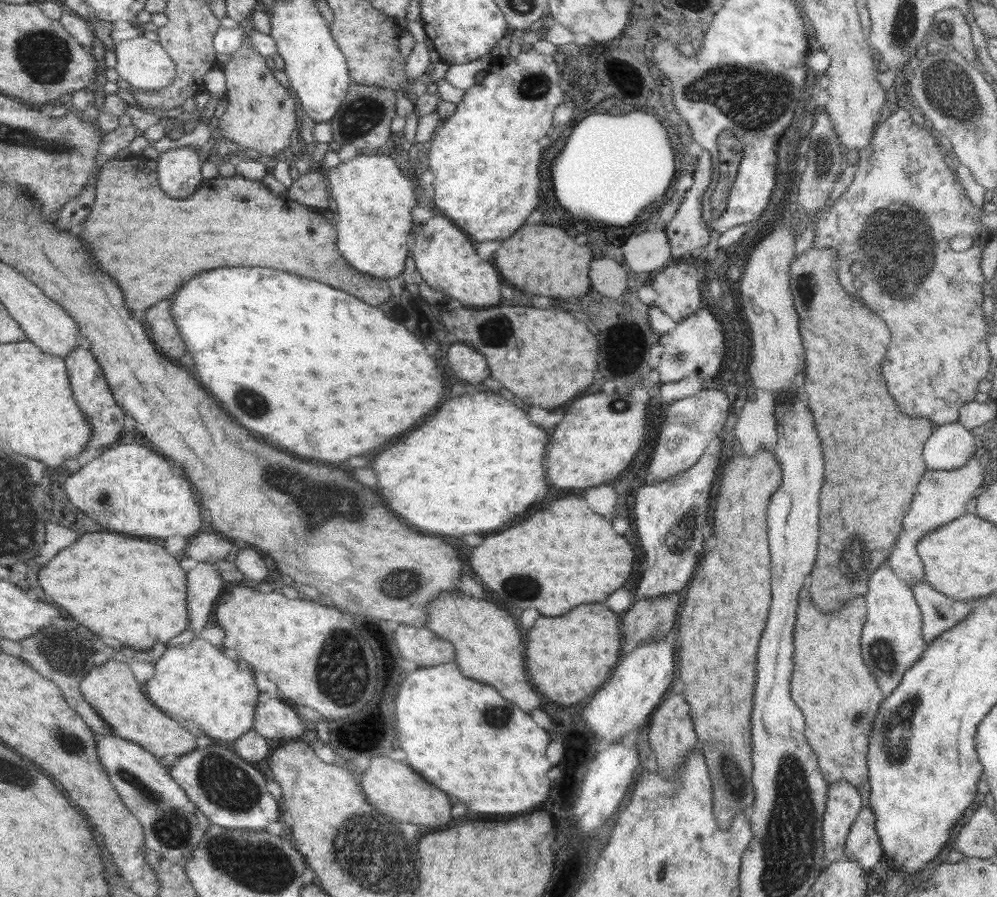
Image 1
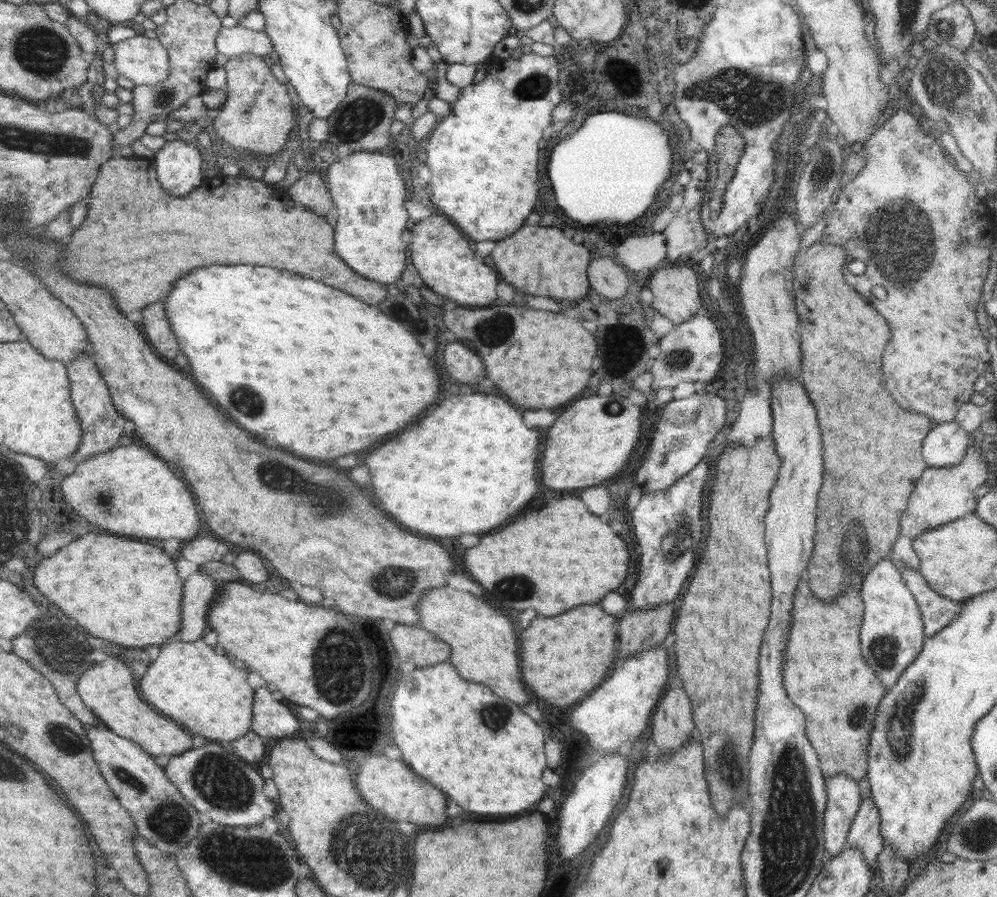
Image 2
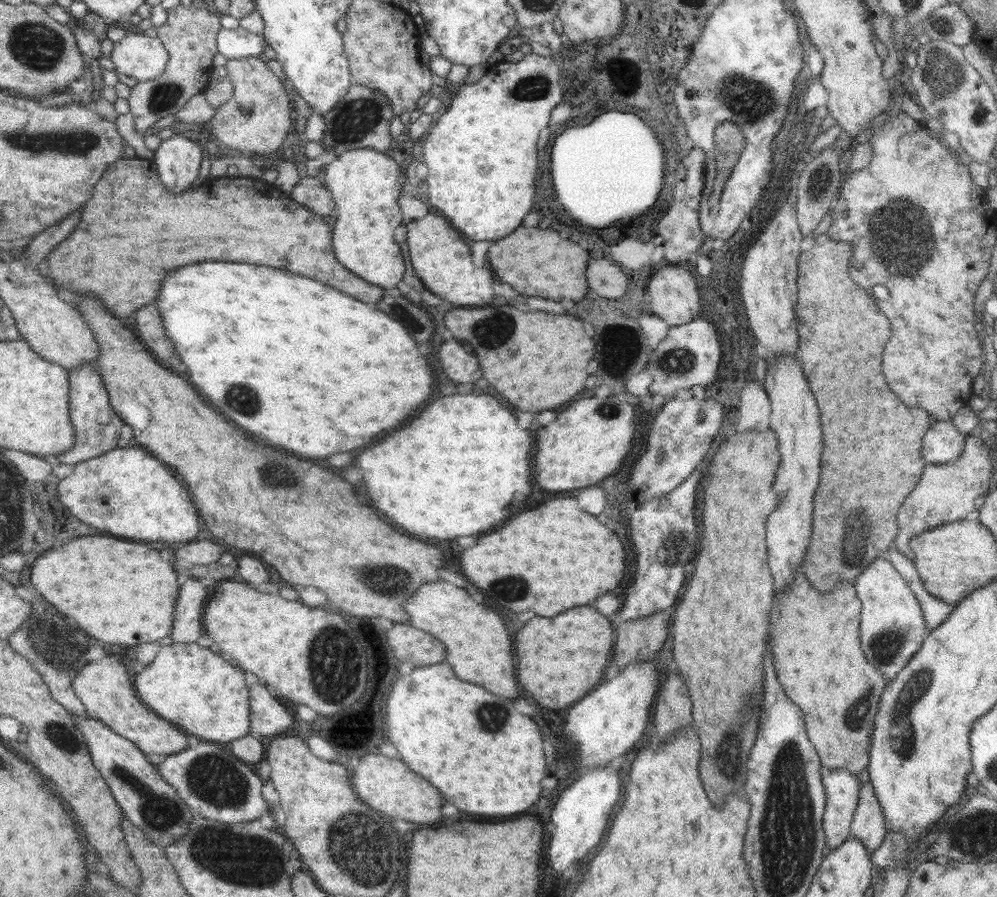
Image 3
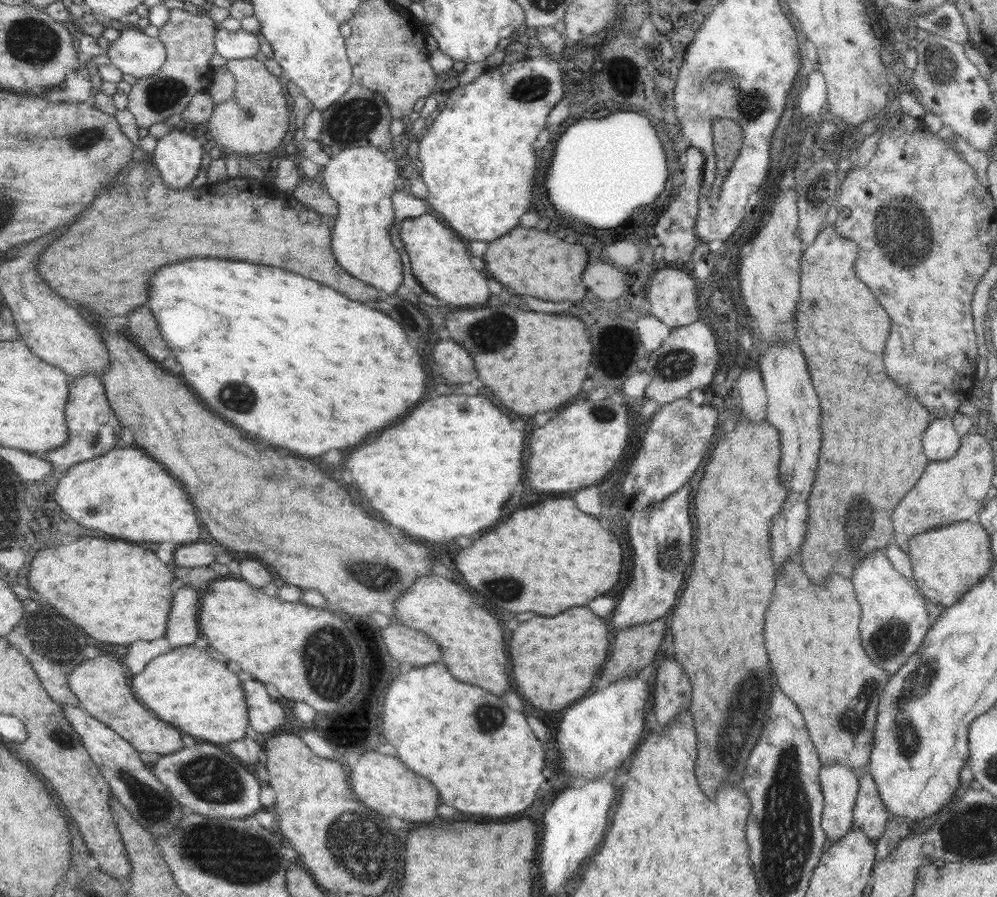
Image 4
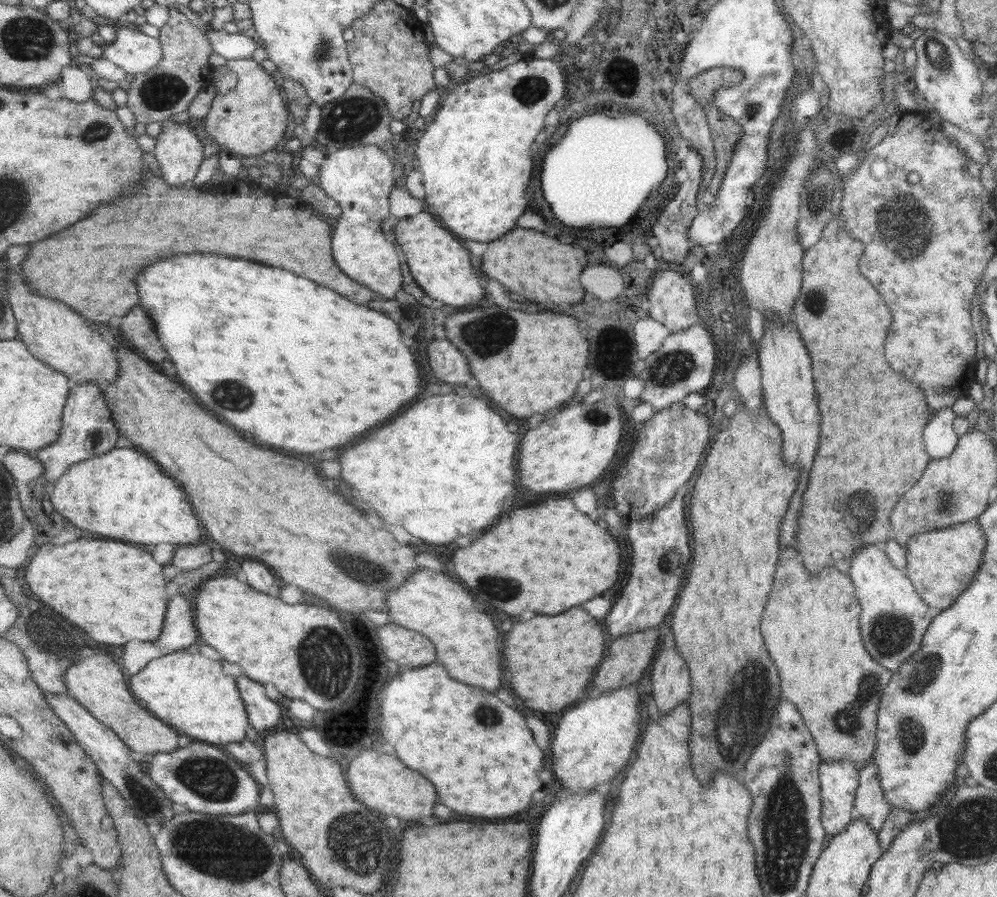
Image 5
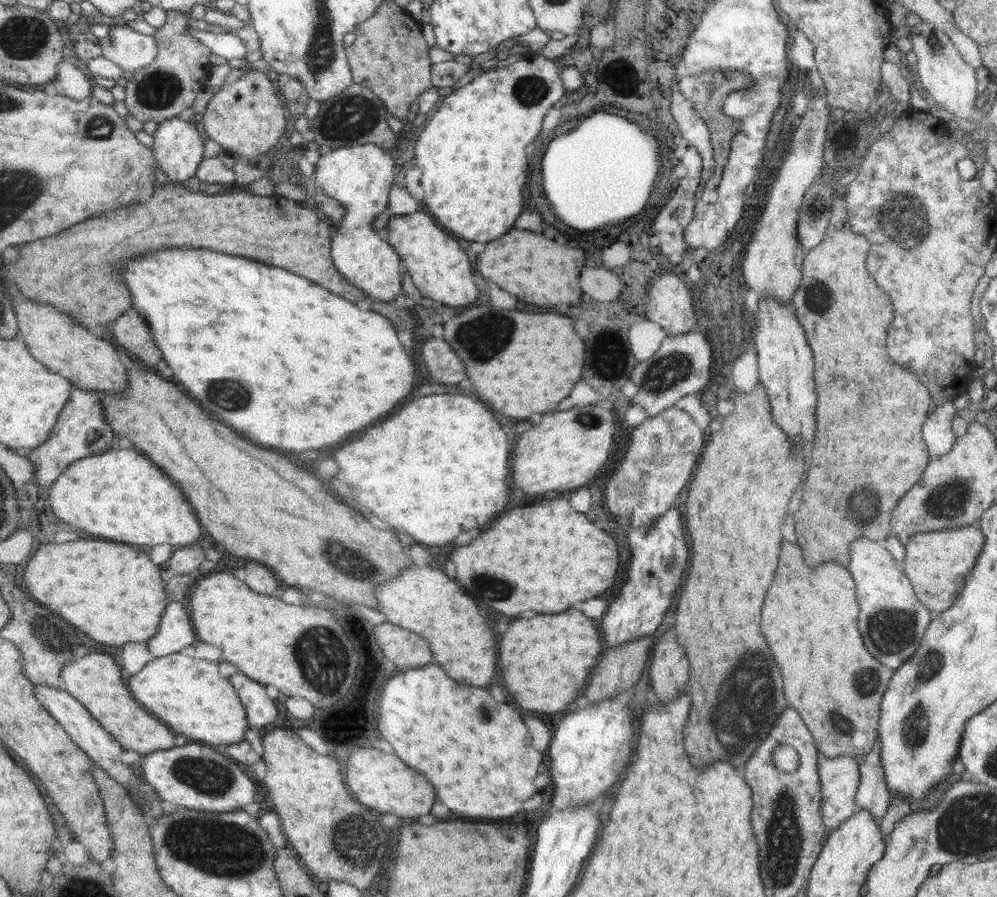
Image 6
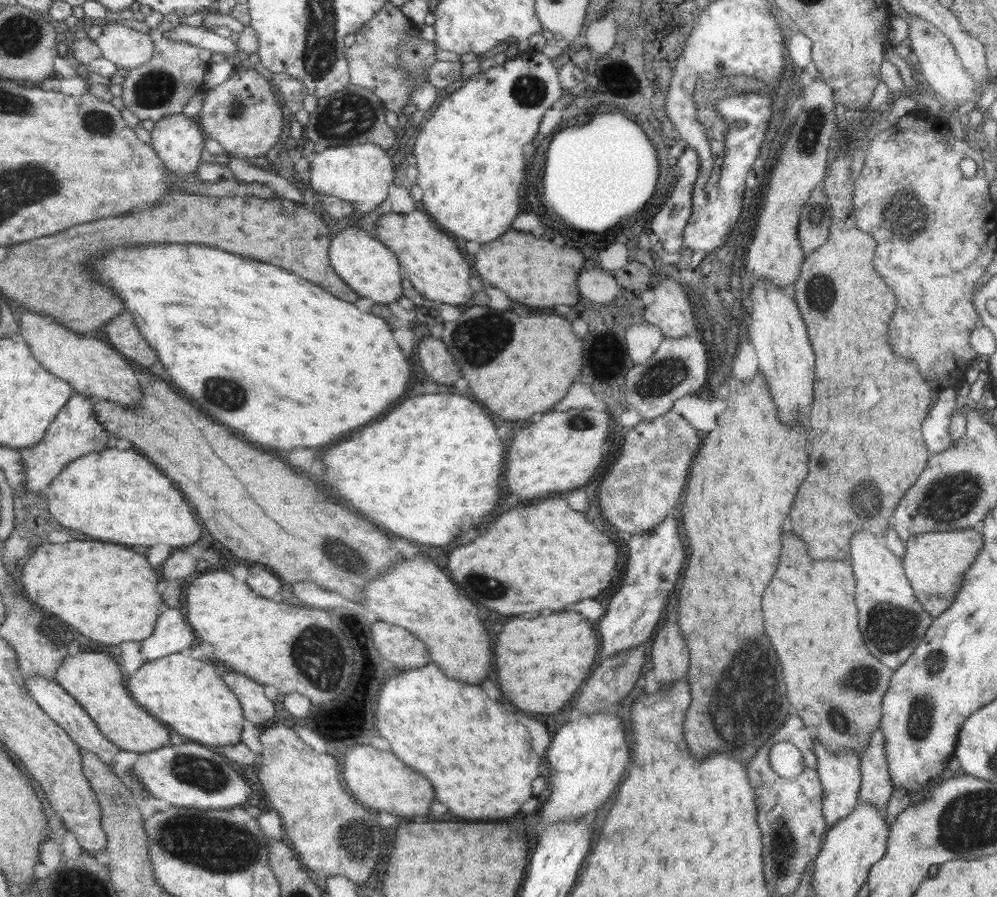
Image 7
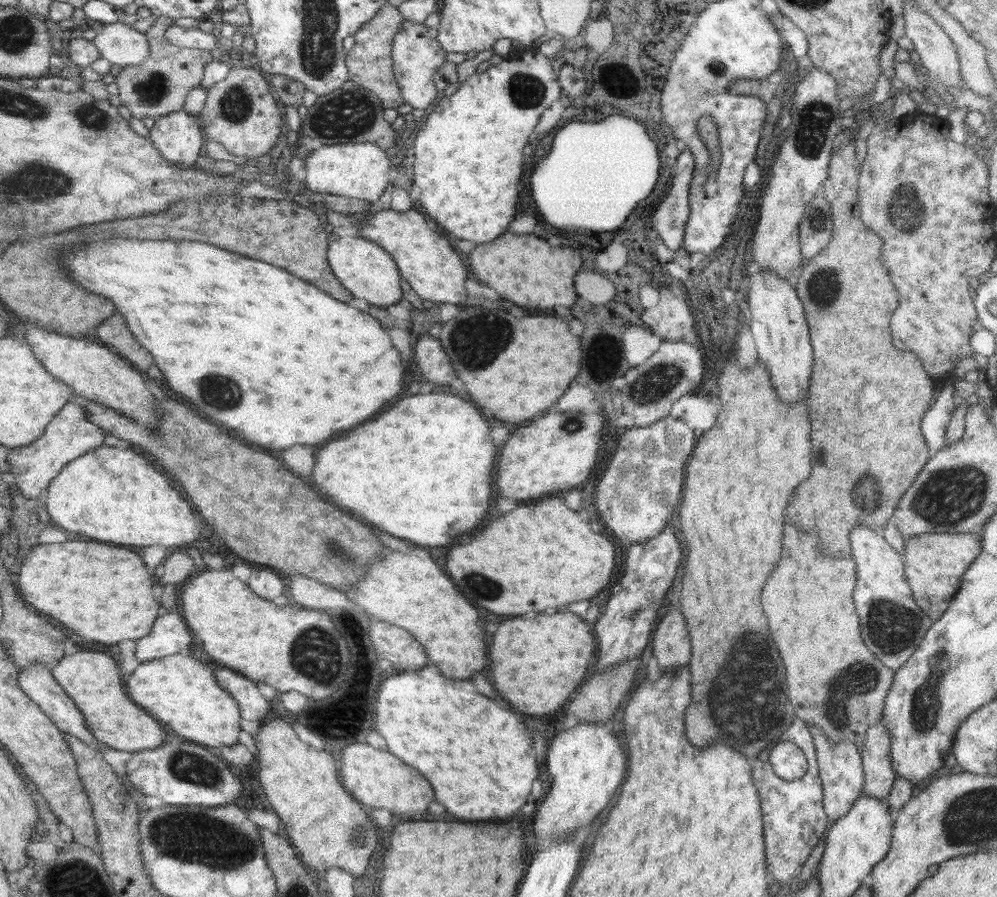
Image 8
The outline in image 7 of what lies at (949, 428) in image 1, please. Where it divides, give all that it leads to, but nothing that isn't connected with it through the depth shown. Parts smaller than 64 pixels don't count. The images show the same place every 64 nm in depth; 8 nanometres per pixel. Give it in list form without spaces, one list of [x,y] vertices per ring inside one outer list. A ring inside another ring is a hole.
[[[954,388],[940,392],[921,424],[922,438],[930,454],[944,452],[952,446],[949,428],[952,415],[960,404],[959,394]]]

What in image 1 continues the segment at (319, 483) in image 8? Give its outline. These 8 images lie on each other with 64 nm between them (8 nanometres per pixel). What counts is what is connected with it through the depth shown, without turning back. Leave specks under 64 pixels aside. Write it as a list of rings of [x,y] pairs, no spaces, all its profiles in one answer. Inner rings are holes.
[[[498,394],[460,396],[452,398],[438,412],[424,420],[416,430],[408,430],[404,438],[388,446],[374,460],[374,470],[380,480],[382,496],[388,508],[394,508],[406,522],[430,534],[480,534],[498,530],[508,522],[524,516],[530,508],[540,504],[550,490],[546,474],[546,452],[550,436],[546,430],[532,424],[528,412],[520,410],[510,400]]]

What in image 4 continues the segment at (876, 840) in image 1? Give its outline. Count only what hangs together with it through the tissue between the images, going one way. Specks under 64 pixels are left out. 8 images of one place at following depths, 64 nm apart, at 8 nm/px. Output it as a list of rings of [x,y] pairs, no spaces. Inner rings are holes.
[[[866,772],[864,775],[858,775],[858,780],[859,790],[853,811],[853,826],[860,828],[868,840],[876,843],[886,828],[890,814],[878,794],[872,774]]]

